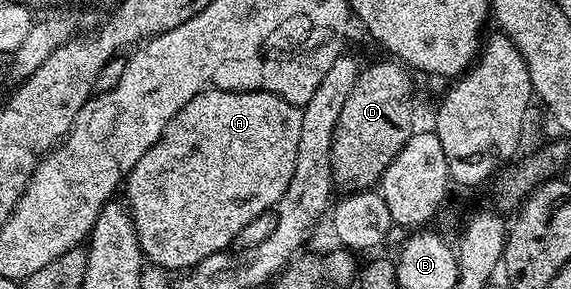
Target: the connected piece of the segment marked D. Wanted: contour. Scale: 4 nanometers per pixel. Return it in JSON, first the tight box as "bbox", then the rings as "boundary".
{"bbox":[330,59,416,191],"boundary":[[[397,59],[378,61],[361,70],[358,82],[348,91],[348,99],[344,101],[344,111],[340,111],[340,119],[336,121],[336,131],[332,135],[332,167],[330,176],[333,184],[344,189],[342,191],[373,190],[388,171],[392,159],[400,155],[404,143],[416,132],[414,125],[414,81],[411,70]]]}

